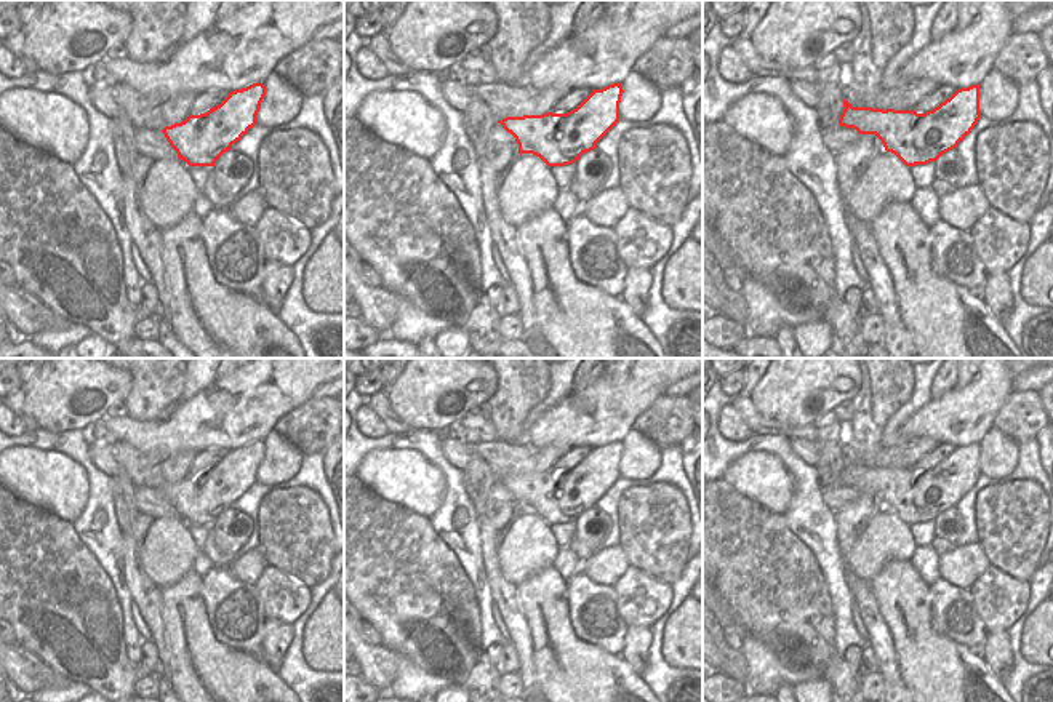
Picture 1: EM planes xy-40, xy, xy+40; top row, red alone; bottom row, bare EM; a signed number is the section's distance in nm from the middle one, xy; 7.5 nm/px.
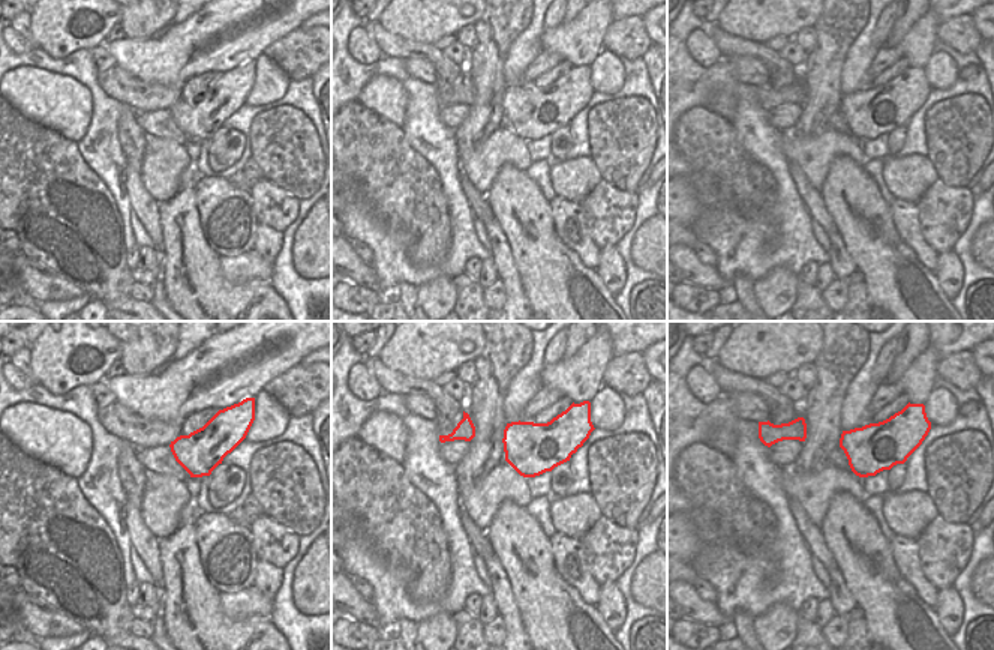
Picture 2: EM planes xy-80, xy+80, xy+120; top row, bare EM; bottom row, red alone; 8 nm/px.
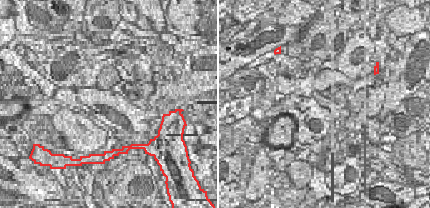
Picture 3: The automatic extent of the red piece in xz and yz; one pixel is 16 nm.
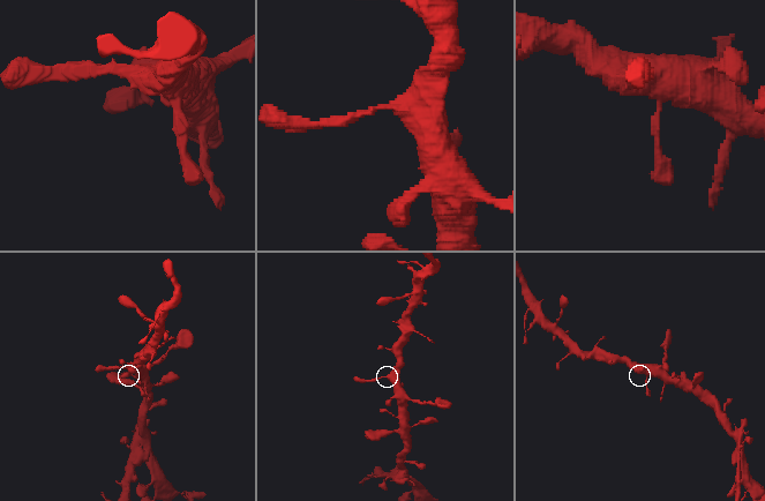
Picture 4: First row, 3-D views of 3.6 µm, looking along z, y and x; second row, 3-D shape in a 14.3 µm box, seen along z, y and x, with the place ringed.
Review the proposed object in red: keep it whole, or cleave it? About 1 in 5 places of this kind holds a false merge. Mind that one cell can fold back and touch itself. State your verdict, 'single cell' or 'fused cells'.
single cell

